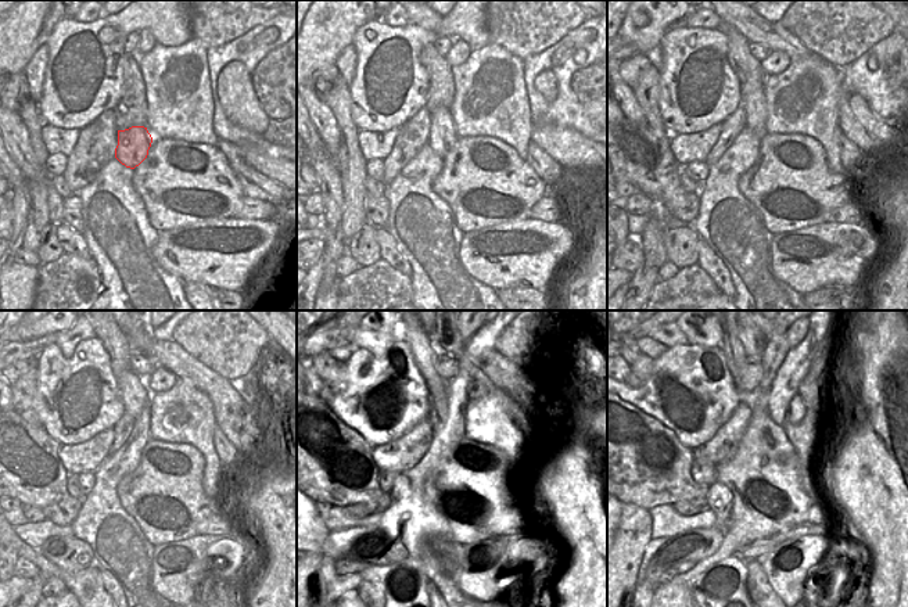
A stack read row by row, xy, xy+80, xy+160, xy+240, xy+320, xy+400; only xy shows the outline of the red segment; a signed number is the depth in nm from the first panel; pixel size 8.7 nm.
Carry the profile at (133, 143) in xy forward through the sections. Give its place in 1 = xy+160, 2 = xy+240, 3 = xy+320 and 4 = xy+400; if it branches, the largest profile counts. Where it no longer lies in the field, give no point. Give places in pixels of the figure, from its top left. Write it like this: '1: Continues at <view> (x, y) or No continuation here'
1: Continues at xy+160 (753, 101)
2: Continues at xy+240 (135, 395)
3: Continues at xy+320 (424, 356)
4: Continues at xy+400 (740, 355)

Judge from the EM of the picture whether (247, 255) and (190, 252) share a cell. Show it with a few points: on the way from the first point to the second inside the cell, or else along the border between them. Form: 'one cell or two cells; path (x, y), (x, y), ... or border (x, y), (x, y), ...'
one cell; path (233, 255), (204, 252)

